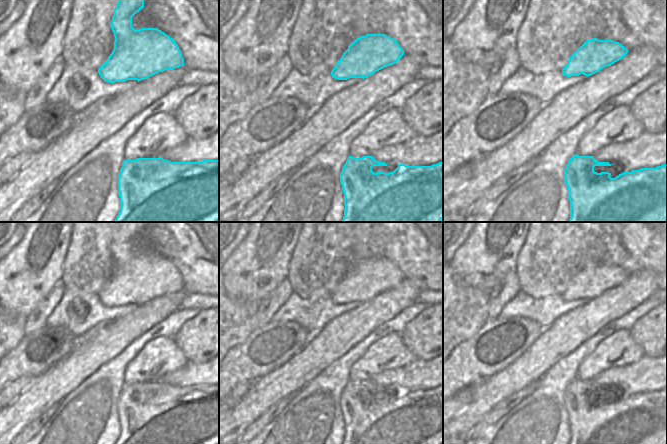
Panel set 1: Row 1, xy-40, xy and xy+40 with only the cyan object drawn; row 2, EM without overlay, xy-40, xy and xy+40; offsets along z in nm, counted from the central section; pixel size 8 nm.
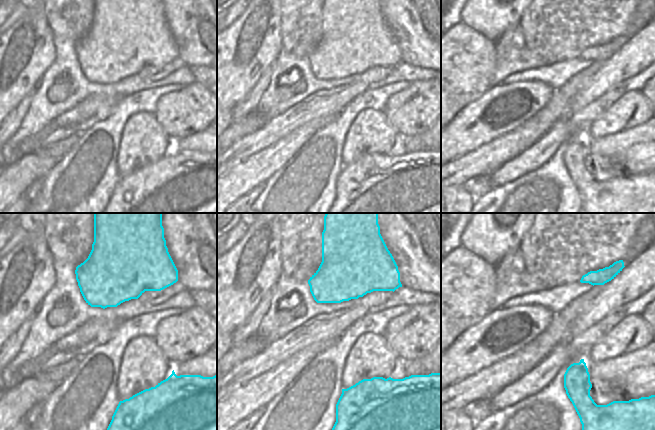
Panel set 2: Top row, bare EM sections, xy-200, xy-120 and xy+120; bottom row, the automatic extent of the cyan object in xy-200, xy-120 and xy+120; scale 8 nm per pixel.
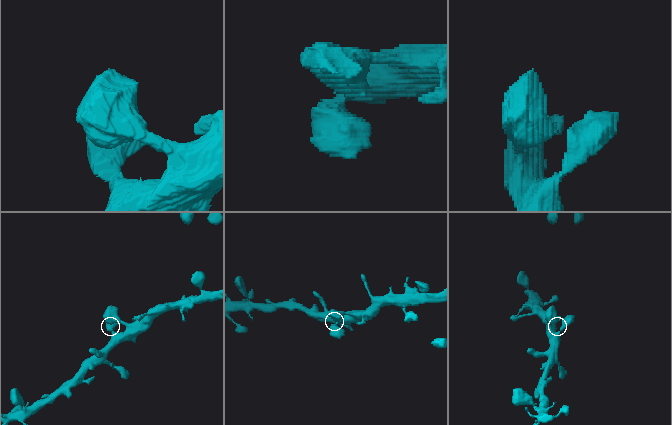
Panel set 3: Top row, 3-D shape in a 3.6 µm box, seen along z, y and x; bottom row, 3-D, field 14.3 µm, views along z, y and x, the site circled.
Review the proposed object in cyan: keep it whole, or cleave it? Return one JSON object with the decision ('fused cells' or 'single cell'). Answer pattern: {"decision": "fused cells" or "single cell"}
{"decision": "single cell"}

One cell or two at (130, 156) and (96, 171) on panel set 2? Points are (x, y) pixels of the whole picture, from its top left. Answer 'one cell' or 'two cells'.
two cells

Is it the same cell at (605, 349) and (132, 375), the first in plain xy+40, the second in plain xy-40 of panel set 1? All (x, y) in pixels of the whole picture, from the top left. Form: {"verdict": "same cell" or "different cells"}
{"verdict": "same cell"}

